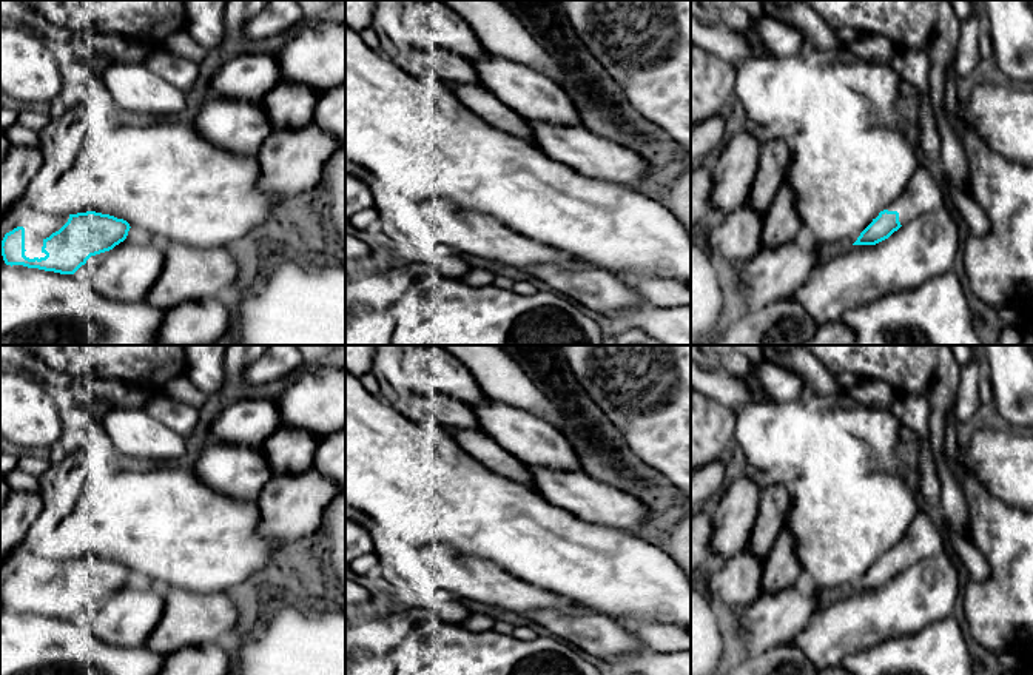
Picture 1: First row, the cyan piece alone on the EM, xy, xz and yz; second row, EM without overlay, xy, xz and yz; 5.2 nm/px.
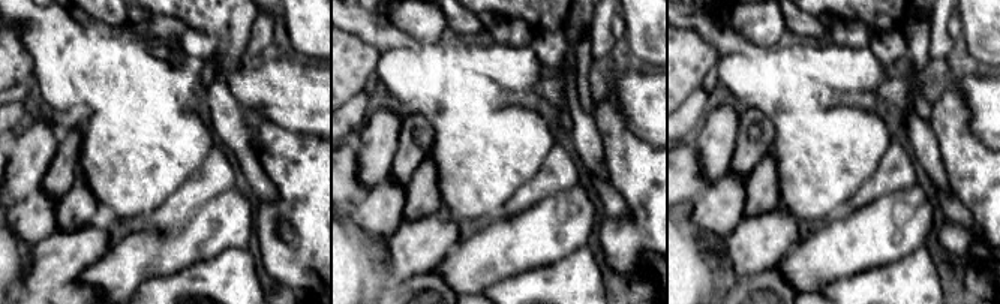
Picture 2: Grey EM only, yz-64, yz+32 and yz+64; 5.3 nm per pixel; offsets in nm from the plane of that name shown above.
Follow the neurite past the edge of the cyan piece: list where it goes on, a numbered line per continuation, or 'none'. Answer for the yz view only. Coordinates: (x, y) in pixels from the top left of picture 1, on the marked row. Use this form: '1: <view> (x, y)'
1: yz (922, 194)

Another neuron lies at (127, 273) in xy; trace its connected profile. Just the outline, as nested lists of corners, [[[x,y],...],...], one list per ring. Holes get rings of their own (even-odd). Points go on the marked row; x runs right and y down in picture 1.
[[[125,239],[103,257],[89,284],[103,297],[117,302],[145,301],[165,260],[163,243]]]

